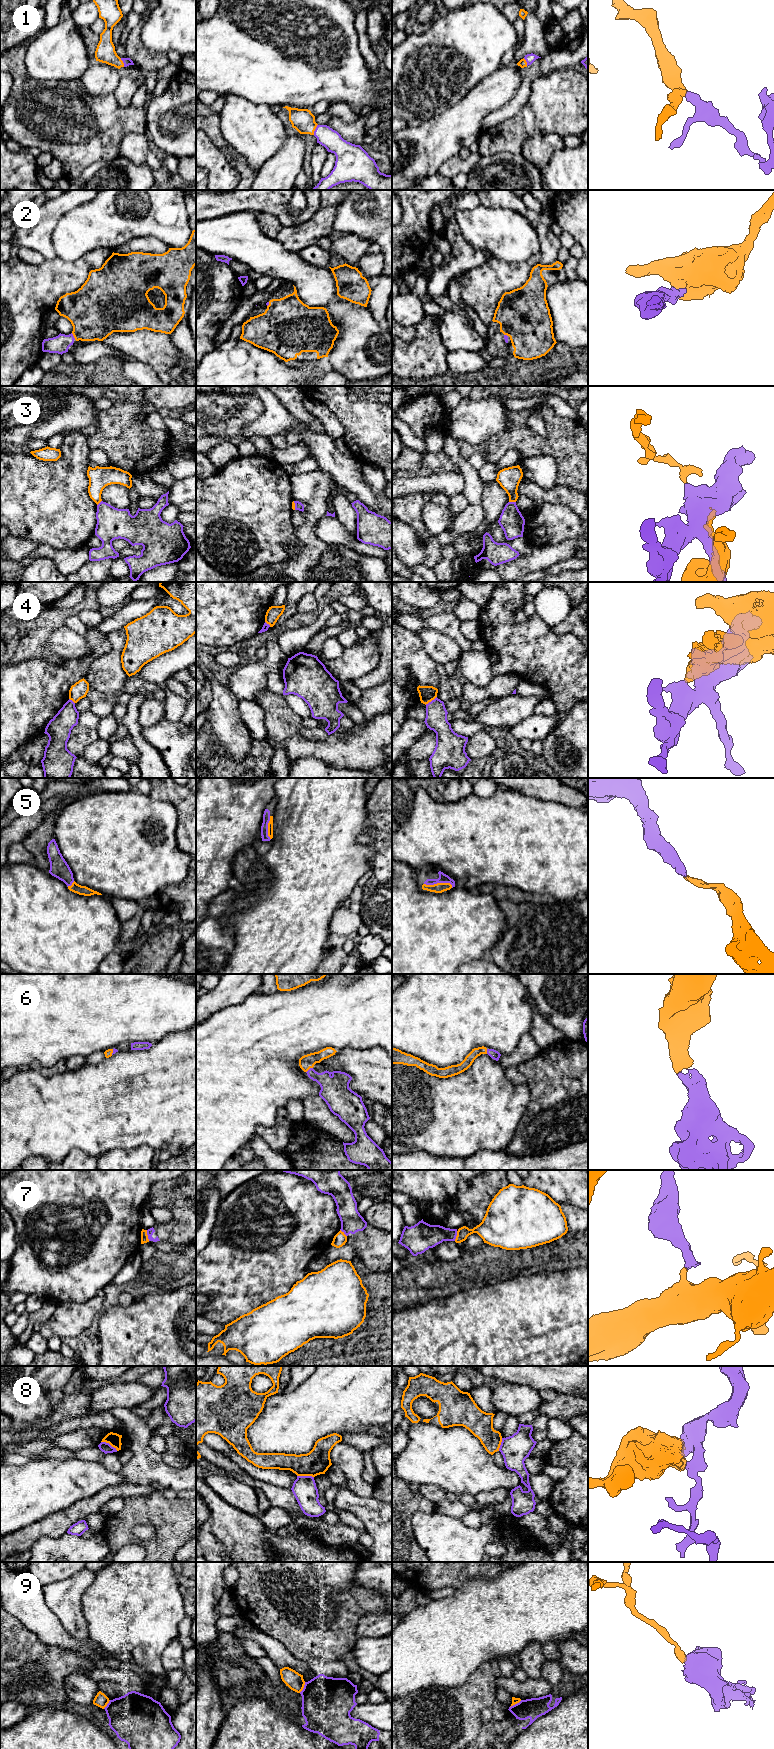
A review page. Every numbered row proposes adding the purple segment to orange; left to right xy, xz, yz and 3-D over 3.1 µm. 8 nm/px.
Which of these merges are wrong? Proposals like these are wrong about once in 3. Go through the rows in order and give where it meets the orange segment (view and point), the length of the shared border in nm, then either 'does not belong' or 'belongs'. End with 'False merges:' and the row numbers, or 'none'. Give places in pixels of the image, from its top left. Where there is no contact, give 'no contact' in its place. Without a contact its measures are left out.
1: contact xz (315, 128); length 90 nm; belongs
2: contact xy (73, 335); length 70 nm; belongs
3: contact yz (512, 501); length 60 nm; does not belong
4: contact yz (430, 701); length 120 nm; does not belong
5: contact yz (439, 883); length 240 nm; belongs
6: contact xz (309, 1068); length 70 nm; belongs
7: contact xy (147, 1235); length 90 nm; does not belong
8: contact xy (109, 1443); length 150 nm; does not belong
9: contact xz (303, 1687); length 100 nm; does not belong
False merges: 3, 4, 7, 8, 9

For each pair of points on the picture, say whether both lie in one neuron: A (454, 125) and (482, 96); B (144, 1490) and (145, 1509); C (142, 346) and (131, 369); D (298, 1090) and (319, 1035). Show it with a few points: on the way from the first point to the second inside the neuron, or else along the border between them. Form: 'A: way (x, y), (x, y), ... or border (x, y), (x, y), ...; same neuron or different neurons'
A: way (461, 118), (476, 103); same neuron
B: border (156, 1489), (147, 1495), (130, 1495), (124, 1499); different neurons
C: border (129, 357), (147, 364), (156, 371); different neurons
D: way (279, 1071), (275, 1067), (275, 1057), (300, 1035); same neuron

